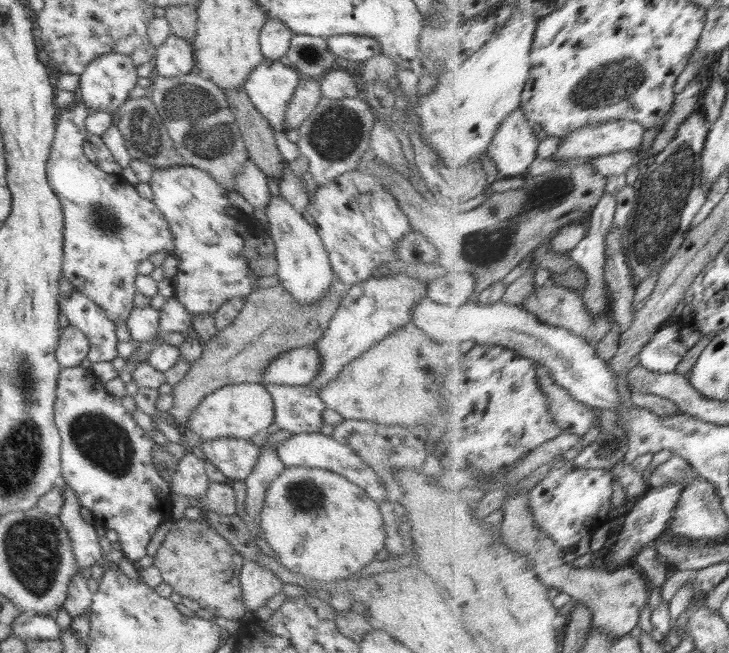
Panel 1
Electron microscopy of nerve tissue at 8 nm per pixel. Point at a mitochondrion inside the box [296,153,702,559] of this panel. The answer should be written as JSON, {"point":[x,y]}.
{"point":[489,247]}

